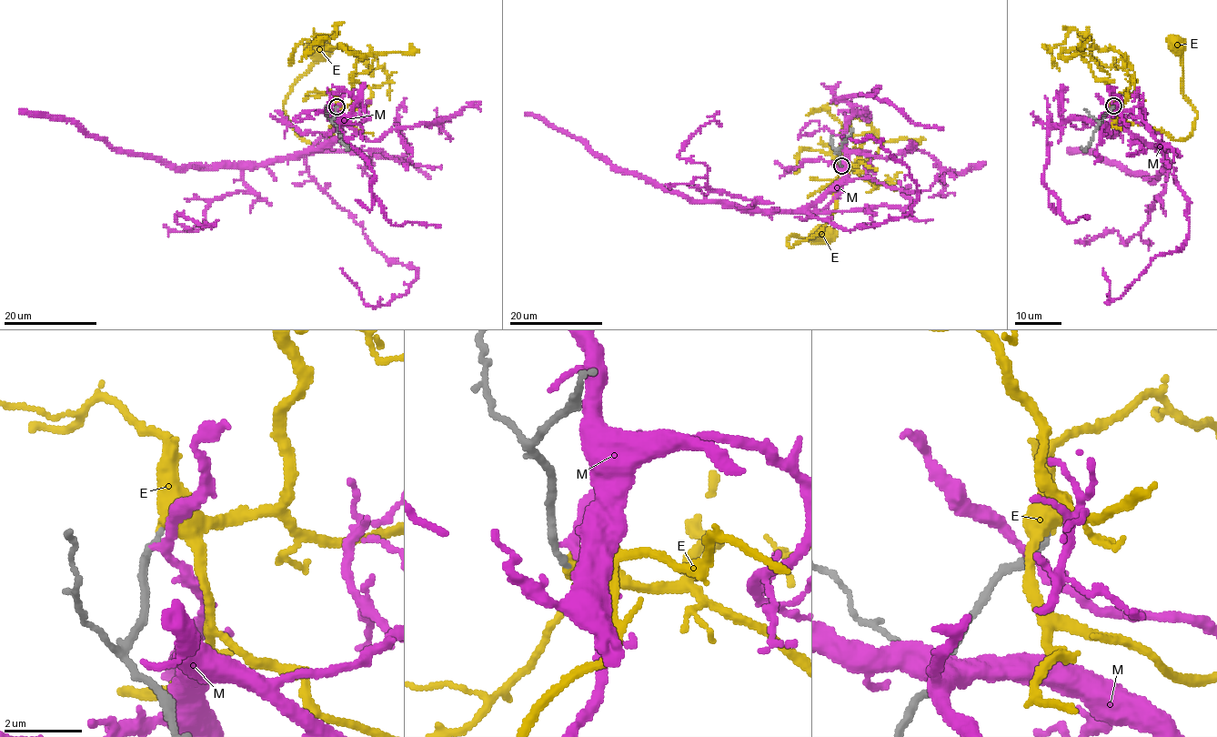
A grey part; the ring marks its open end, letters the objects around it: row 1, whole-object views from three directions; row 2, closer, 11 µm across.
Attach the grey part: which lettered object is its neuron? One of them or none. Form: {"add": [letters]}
{"add": ["E"]}

